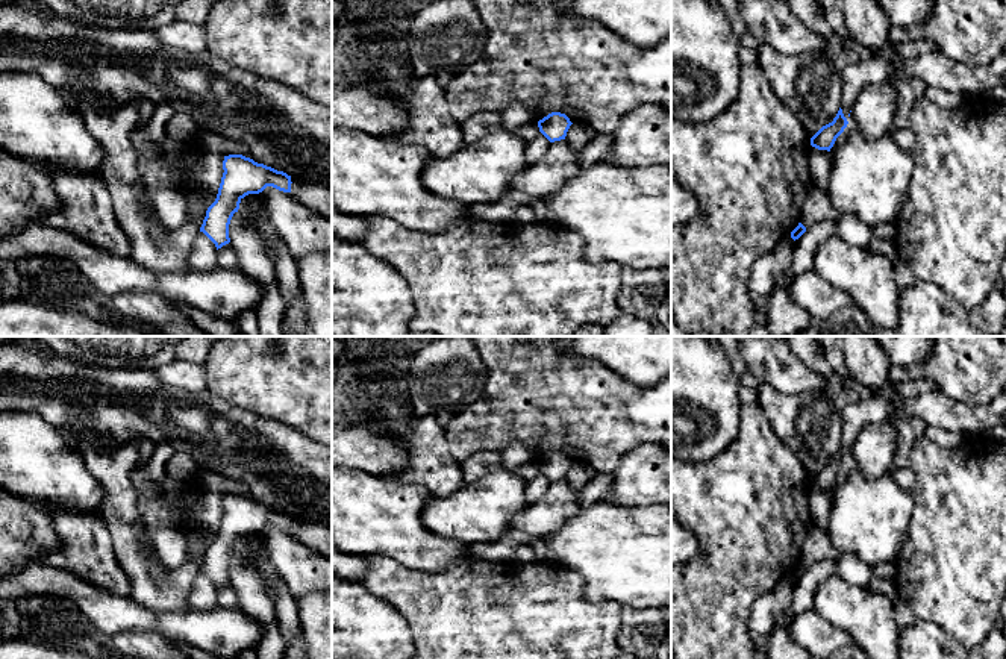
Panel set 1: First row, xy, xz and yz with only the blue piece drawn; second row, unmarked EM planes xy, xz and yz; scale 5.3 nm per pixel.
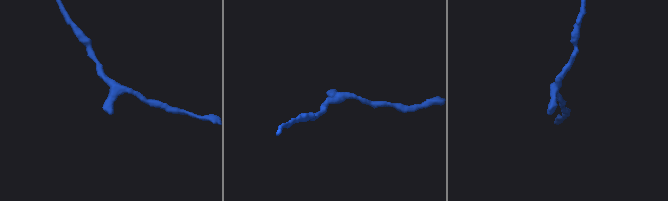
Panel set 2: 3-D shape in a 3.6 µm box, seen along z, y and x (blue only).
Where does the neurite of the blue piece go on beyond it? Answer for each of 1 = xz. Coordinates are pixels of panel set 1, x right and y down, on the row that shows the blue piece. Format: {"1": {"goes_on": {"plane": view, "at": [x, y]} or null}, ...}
{"1": {"goes_on": null}}

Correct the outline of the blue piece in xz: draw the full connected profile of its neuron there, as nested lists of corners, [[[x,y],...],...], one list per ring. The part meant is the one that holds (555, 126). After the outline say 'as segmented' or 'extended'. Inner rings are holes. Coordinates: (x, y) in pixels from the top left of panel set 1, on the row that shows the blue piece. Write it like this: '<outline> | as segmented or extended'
[[[551,112],[538,121],[539,132],[550,141],[565,139],[567,132],[573,123],[565,114]]] | as segmented

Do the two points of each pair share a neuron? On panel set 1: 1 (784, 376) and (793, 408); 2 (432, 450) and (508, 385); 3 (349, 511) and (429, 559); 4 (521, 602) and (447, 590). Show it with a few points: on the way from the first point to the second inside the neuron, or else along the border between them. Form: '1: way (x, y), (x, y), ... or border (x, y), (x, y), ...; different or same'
1: border (761, 381), (785, 393), (820, 393), (823, 396); different
2: border (443, 427), (449, 450), (459, 462); different
3: way (368, 515), (378, 515), (409, 547); same
4: way (503, 602), (496, 599), (465, 599); same

